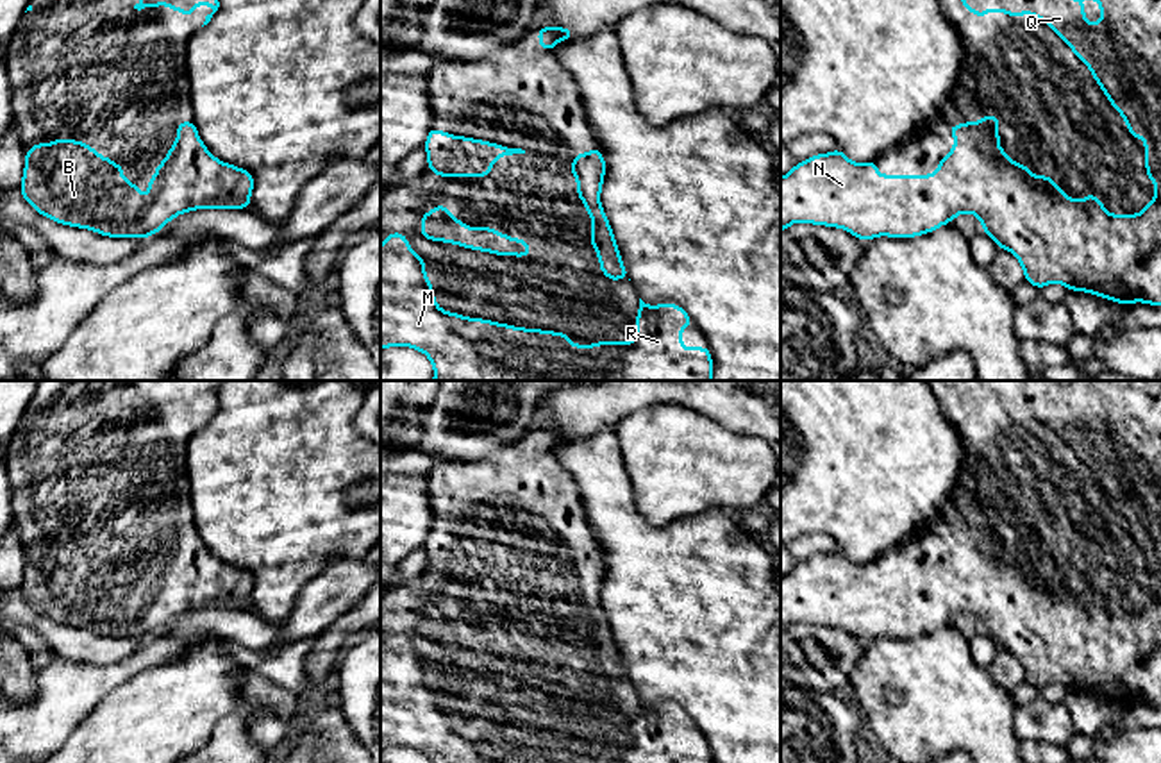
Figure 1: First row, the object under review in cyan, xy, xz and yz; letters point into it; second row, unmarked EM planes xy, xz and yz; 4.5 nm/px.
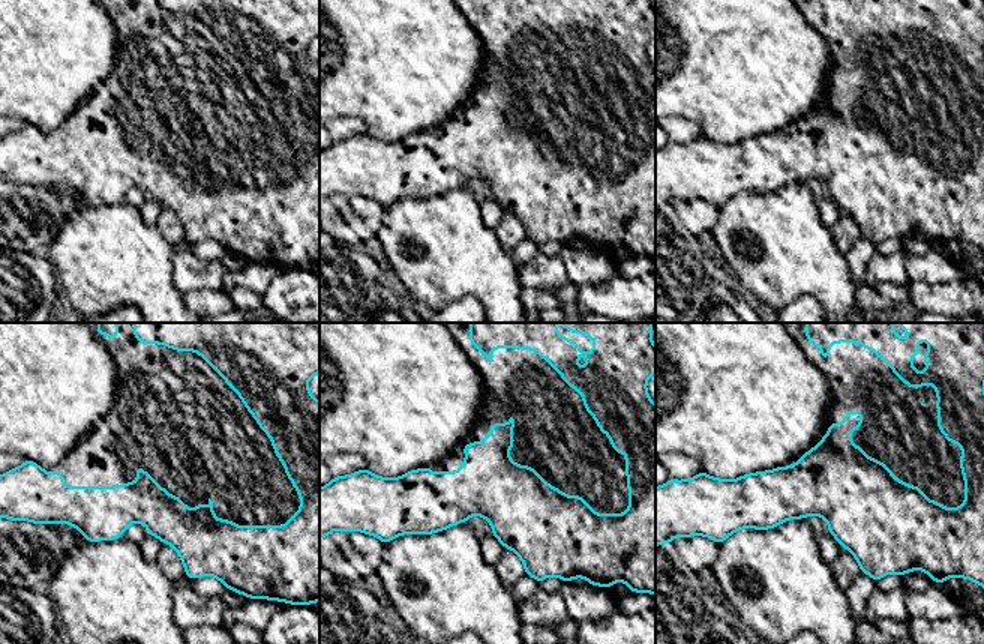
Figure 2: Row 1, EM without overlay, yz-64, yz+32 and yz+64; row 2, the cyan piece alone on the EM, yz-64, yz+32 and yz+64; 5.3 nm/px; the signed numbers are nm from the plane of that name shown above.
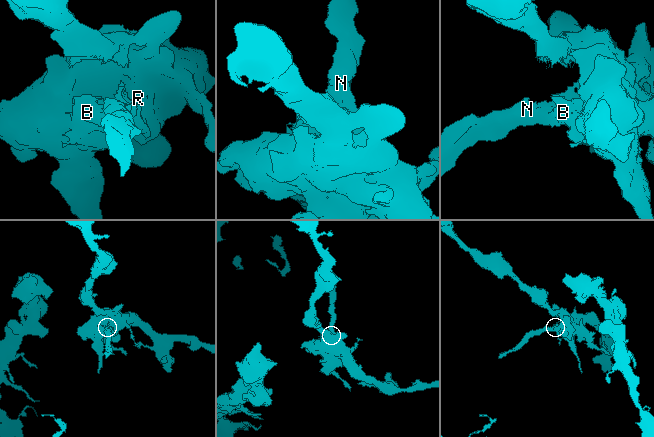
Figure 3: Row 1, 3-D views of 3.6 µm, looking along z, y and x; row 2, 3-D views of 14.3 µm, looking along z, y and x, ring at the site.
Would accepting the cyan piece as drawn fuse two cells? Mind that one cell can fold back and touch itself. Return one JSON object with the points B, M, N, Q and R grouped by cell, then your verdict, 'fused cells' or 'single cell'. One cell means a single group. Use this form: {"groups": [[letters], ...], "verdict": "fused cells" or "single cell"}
{"groups": [["B", "M", "N", "Q", "R"]], "verdict": "single cell"}

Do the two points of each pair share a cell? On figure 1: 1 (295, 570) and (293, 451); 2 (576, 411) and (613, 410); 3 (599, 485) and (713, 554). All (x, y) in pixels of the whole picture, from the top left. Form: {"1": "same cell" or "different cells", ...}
{"1": "same cell", "2": "same cell", "3": "same cell"}

